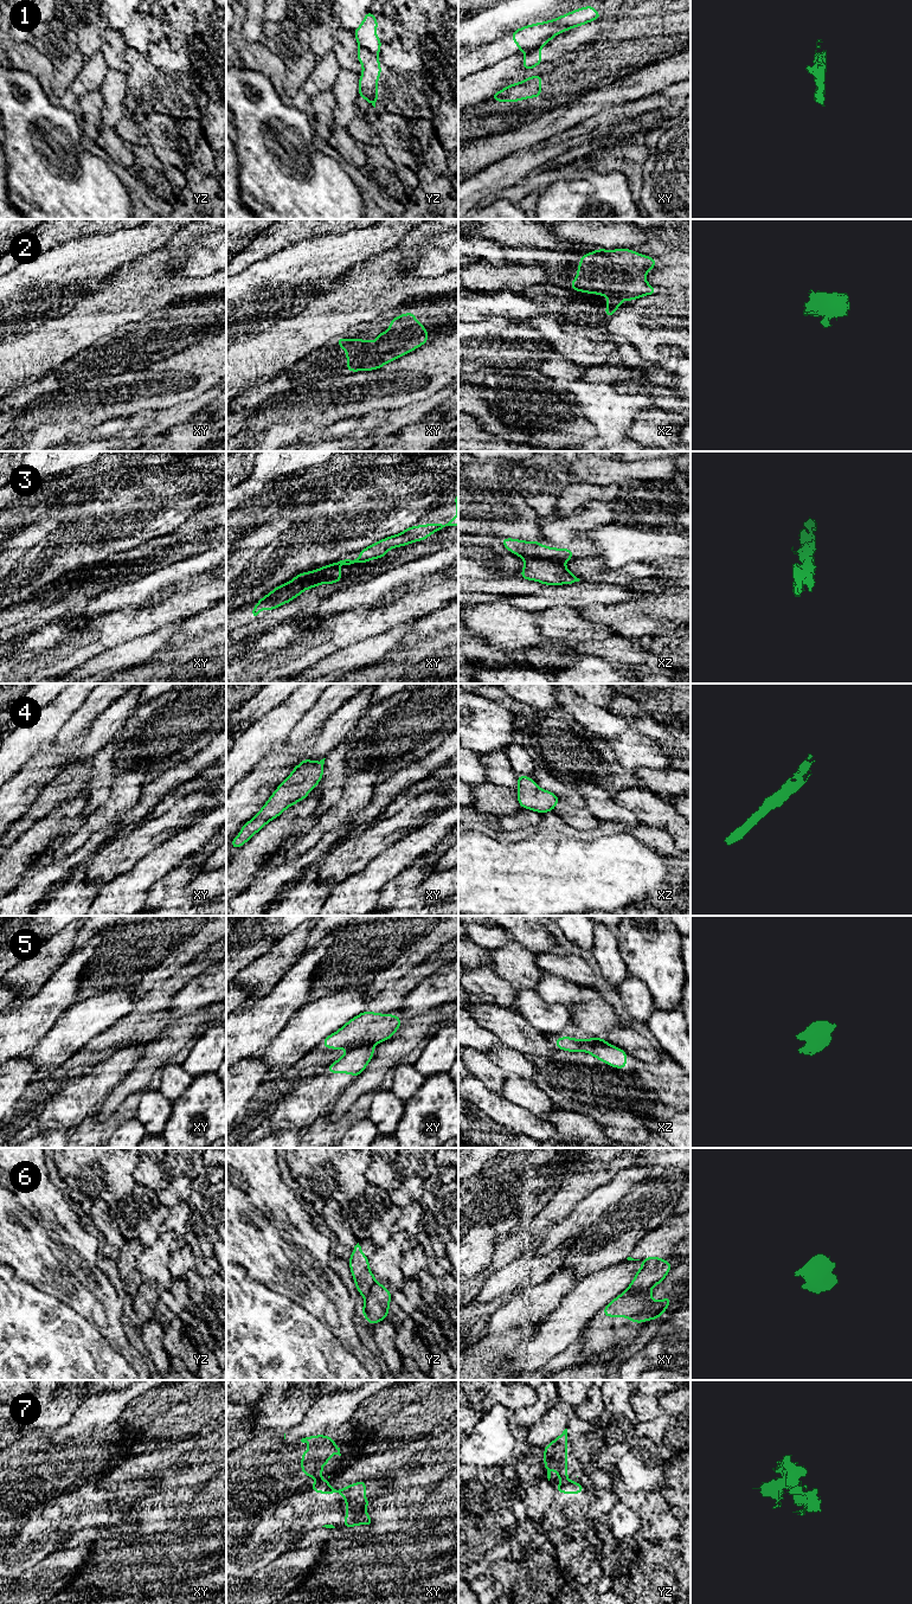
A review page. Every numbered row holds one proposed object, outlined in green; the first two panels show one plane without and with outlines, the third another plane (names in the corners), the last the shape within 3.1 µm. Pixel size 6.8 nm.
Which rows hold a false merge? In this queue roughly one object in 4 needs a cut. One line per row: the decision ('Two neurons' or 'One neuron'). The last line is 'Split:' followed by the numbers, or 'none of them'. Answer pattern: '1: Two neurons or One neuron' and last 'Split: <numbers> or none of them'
1: Two neurons
2: One neuron
3: Two neurons
4: One neuron
5: Two neurons
6: Two neurons
7: Two neurons
Split: 1, 3, 5, 6, 7

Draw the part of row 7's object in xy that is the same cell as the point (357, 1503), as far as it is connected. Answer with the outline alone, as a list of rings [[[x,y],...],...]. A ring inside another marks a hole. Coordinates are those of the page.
[[[323,1480],[310,1489],[314,1493],[342,1494],[345,1496],[347,1508],[343,1527],[352,1529],[352,1527],[355,1525],[374,1525],[366,1513],[367,1504],[370,1503],[370,1501],[364,1495],[366,1487],[366,1481],[360,1481],[354,1484],[349,1484],[343,1489],[334,1489],[328,1483],[328,1480]]]

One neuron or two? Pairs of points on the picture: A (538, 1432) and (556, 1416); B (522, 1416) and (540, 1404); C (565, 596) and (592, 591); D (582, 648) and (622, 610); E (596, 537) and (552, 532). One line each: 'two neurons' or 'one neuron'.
A: one neuron
B: one neuron
C: one neuron
D: two neurons
E: two neurons

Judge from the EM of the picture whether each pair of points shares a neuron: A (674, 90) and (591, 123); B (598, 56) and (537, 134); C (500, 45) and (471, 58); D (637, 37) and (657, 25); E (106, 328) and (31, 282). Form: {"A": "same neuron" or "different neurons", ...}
{"A": "same neuron", "B": "different neurons", "C": "same neuron", "D": "same neuron", "E": "different neurons"}

